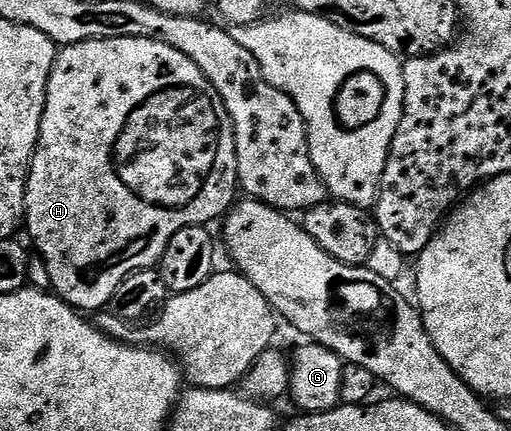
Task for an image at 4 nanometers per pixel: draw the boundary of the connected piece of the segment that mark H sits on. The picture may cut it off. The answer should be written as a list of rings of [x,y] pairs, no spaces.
[[[97,39],[58,50],[55,65],[47,80],[47,102],[39,128],[39,144],[27,176],[25,210],[25,229],[31,232],[31,237],[39,248],[36,249],[38,256],[49,267],[51,289],[56,297],[80,311],[106,310],[117,287],[121,287],[130,273],[158,266],[169,247],[169,239],[173,239],[177,231],[187,225],[207,227],[212,224],[210,221],[218,222],[236,204],[238,184],[235,128],[229,119],[229,111],[225,111],[221,95],[213,87],[213,83],[205,79],[201,67],[197,67],[193,59],[181,55],[181,51],[173,47],[165,47],[165,43],[153,43],[153,39]]]

